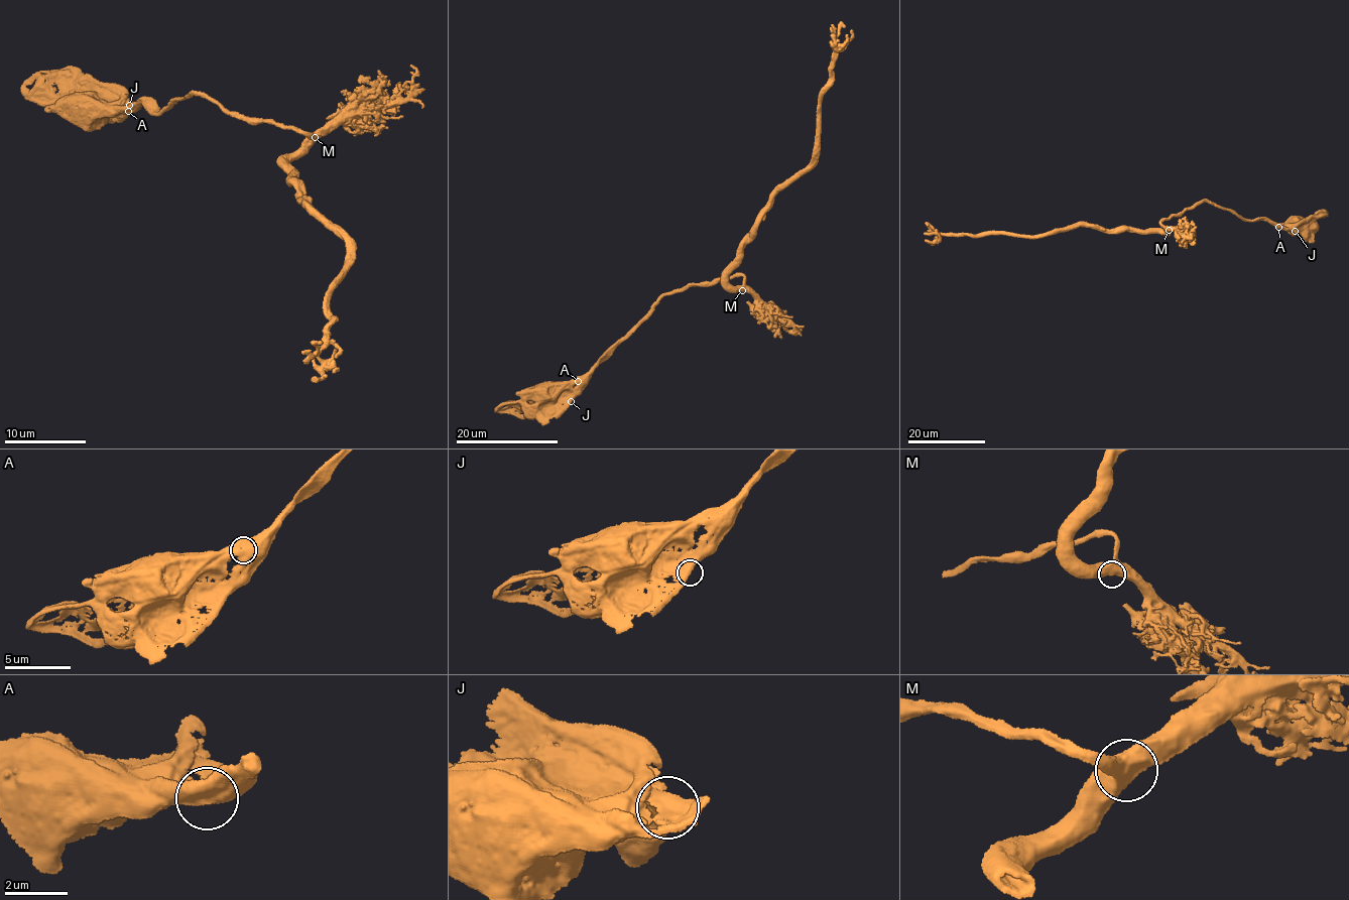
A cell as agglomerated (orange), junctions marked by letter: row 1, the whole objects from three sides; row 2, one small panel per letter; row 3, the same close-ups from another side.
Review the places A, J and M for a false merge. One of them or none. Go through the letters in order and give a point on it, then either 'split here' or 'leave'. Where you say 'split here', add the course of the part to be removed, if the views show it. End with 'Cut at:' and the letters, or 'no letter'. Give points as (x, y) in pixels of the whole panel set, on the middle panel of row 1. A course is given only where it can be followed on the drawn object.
A: at (578, 381); leave
J: at (571, 401); leave
M: at (742, 290); leave
Cut at: no letter

